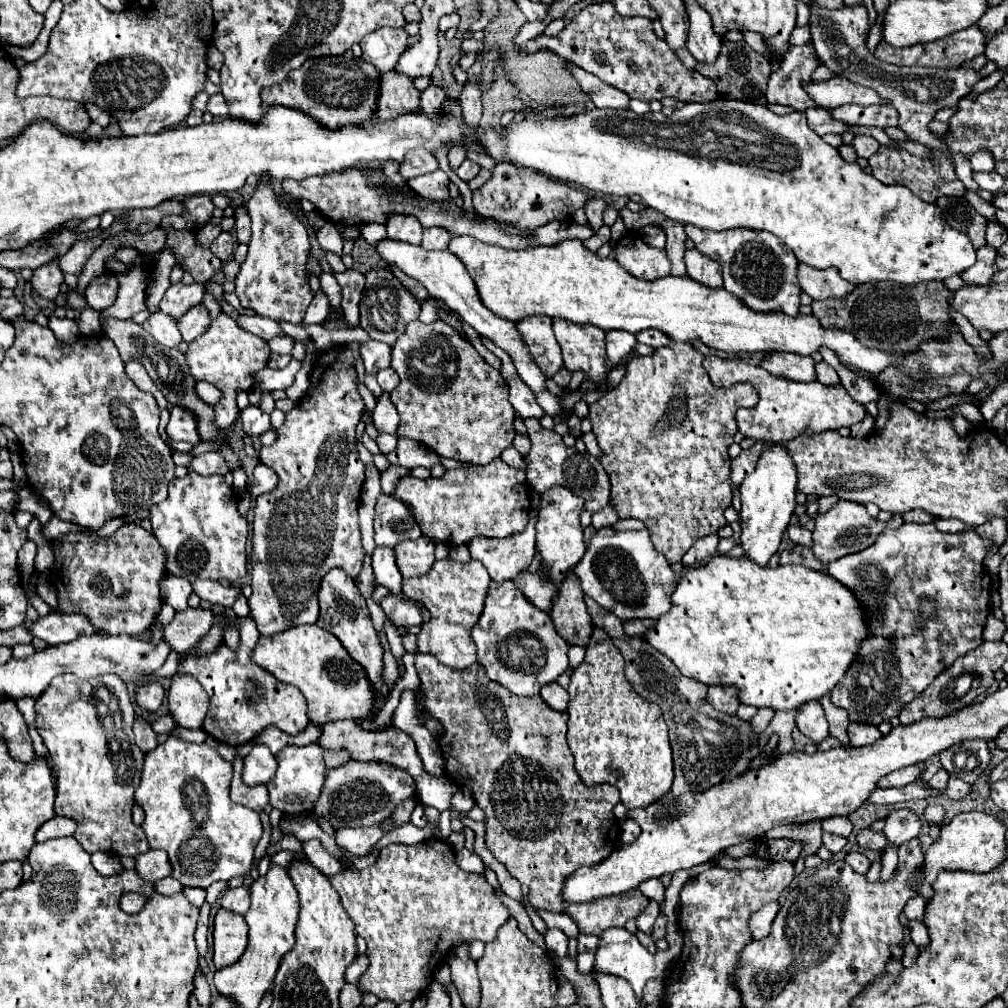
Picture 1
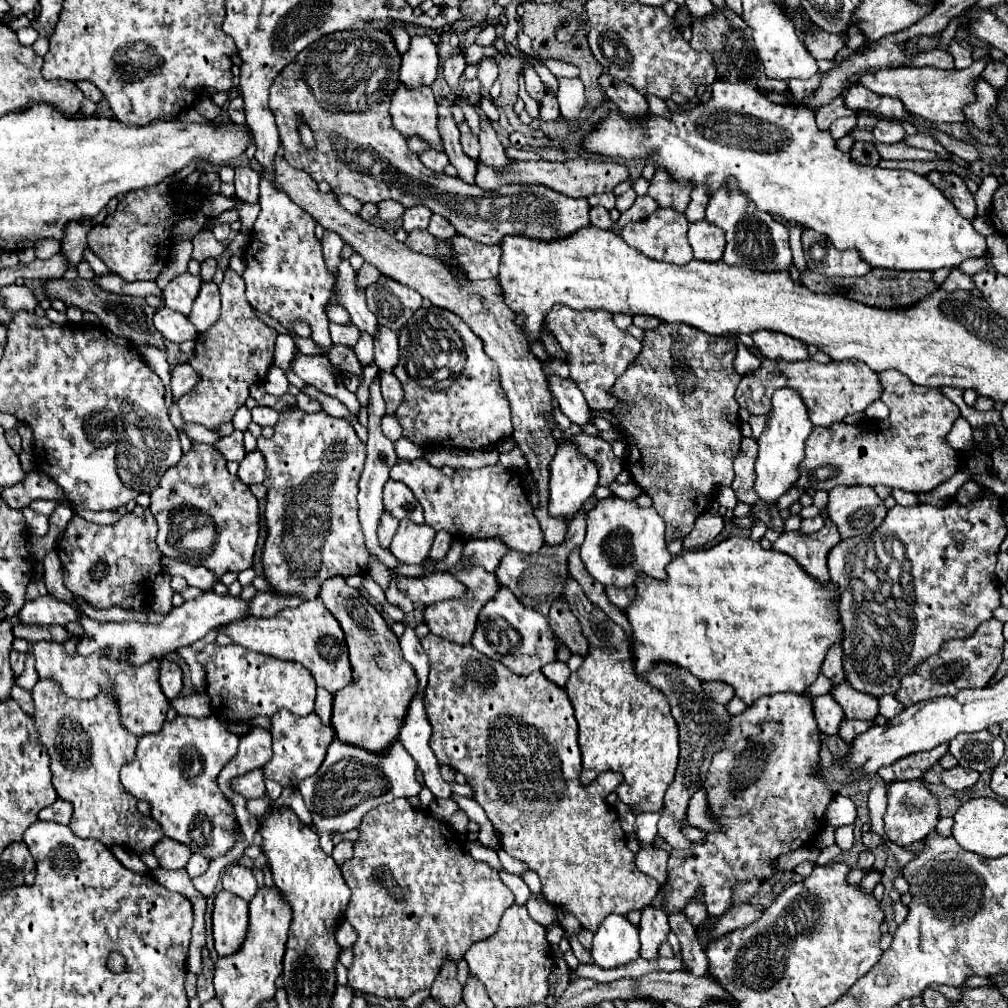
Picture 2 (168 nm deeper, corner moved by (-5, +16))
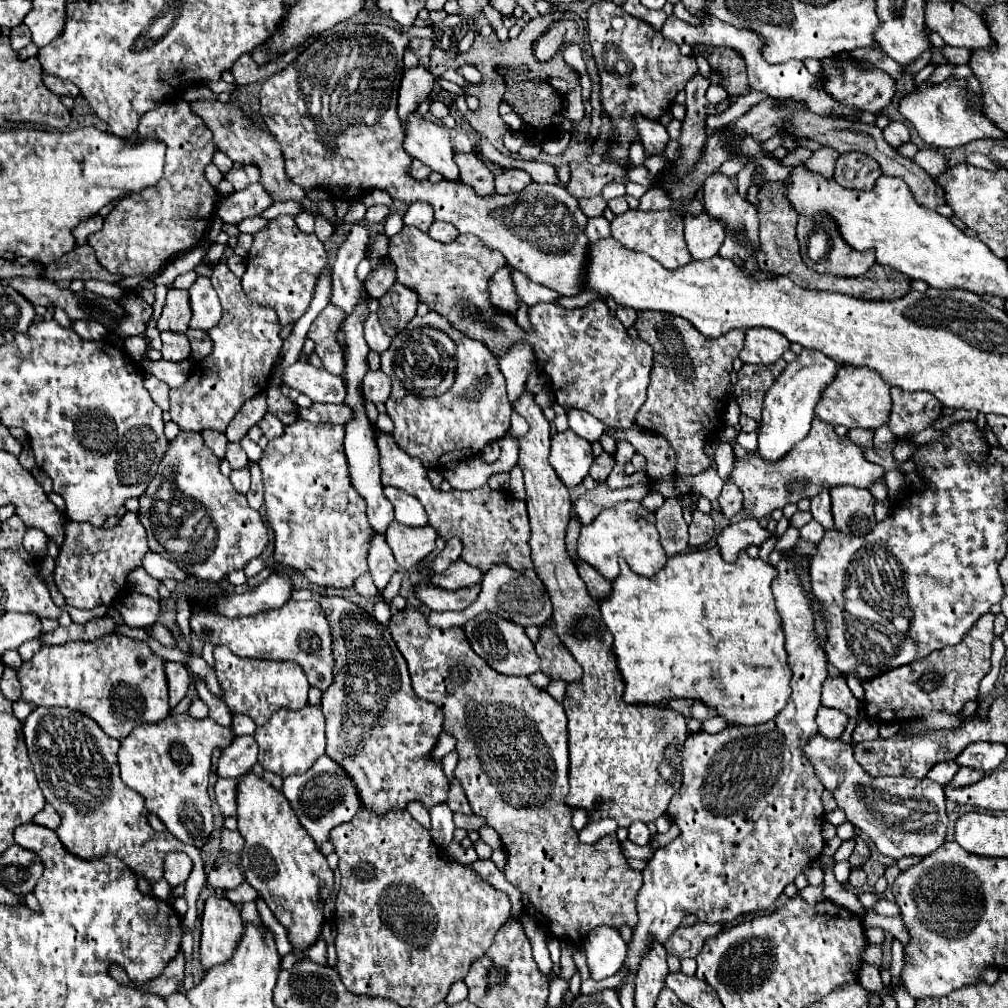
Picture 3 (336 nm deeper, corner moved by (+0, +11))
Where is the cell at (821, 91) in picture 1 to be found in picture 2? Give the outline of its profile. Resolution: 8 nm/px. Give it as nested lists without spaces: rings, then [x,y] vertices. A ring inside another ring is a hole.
[[[981,58],[973,62],[969,68],[963,70],[939,70],[939,68],[895,68],[895,70],[879,70],[875,74],[867,74],[859,80],[865,88],[873,90],[875,94],[899,98],[903,102],[903,108],[909,114],[921,116],[929,122],[967,122],[963,108],[975,102],[975,82],[983,68],[987,66],[987,60]]]

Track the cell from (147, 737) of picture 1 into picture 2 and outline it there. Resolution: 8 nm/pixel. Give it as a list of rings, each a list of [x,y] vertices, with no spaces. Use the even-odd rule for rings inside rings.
[[[37,642],[31,652],[35,654],[35,670],[39,678],[55,680],[65,696],[91,700],[101,692],[107,692],[117,698],[123,728],[127,728],[131,734],[141,738],[145,734],[155,734],[161,730],[169,710],[169,700],[159,686],[161,660],[151,660],[151,664],[135,668],[133,664],[127,664],[127,660],[111,660],[107,656],[99,656],[99,652],[95,652],[95,656],[79,656],[79,652],[67,654],[63,644],[57,642]]]

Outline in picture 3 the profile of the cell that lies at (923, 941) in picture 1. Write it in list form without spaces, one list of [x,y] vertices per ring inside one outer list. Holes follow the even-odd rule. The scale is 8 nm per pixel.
[[[880,899],[876,905],[874,905],[874,911],[880,913],[880,915],[888,915],[888,917],[898,917],[900,915],[900,909],[894,901],[890,899]]]

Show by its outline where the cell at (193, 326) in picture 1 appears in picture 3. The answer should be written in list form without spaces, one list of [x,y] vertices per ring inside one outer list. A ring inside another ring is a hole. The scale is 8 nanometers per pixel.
[[[198,277],[188,291],[190,291],[190,307],[192,307],[190,329],[208,331],[214,325],[218,325],[222,317],[222,307],[210,279]]]

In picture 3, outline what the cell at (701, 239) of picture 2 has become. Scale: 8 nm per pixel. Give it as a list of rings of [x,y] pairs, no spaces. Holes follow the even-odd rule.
[[[706,213],[698,217],[684,217],[684,237],[688,251],[694,259],[712,259],[724,241],[724,229],[720,221],[710,221]]]

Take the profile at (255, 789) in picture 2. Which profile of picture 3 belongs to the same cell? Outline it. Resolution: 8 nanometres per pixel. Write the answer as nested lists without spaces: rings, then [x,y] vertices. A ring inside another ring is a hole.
[[[218,779],[216,785],[214,785],[214,795],[216,795],[216,801],[220,805],[220,811],[222,815],[236,815],[236,787],[238,787],[238,781],[236,779]]]

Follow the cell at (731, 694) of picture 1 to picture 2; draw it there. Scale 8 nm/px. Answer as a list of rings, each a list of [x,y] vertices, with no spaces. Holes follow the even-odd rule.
[[[703,682],[703,692],[707,692],[707,696],[711,696],[711,700],[715,700],[717,704],[723,704],[723,706],[735,696],[733,688],[723,682]]]

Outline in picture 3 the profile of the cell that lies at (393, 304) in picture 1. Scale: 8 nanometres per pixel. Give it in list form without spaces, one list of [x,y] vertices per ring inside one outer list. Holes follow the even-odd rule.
[[[396,283],[396,289],[390,289],[384,297],[378,299],[378,319],[388,337],[394,337],[402,331],[410,319],[416,315],[418,295],[408,287]]]

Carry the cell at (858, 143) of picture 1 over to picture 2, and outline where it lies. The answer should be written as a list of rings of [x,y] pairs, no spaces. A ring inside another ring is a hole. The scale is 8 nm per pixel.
[[[879,120],[877,128],[873,130],[875,140],[885,142],[885,144],[895,144],[901,142],[905,138],[905,130],[899,122],[891,122],[891,120]]]

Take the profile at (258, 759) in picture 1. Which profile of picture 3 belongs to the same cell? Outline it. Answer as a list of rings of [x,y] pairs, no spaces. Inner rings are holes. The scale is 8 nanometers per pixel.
[[[252,735],[234,737],[232,745],[222,751],[218,759],[217,775],[237,779],[252,769],[258,759],[258,743]]]

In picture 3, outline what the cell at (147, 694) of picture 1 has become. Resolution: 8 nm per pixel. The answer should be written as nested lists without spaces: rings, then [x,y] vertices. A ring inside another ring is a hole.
[[[166,663],[164,667],[170,691],[170,707],[176,707],[188,693],[190,687],[190,673],[182,663]]]

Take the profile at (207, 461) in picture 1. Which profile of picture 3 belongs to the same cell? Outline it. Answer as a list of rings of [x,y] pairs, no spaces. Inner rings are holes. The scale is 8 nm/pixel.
[[[228,443],[226,461],[230,463],[232,469],[242,469],[242,467],[248,463],[248,457],[246,457],[244,449],[240,447],[240,443]]]

